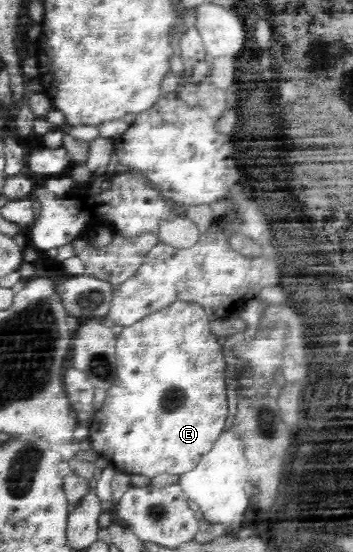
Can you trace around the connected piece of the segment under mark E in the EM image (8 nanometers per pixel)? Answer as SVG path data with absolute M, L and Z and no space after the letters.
M174 301L171 305L158 309L155 313L150 313L142 317L139 321L125 326L122 333L116 337L115 360L117 360L117 377L113 385L107 389L107 397L103 406L96 410L89 427L89 434L86 440L86 446L92 448L100 456L108 459L116 468L116 471L125 472L127 475L141 474L153 478L162 473L175 474L180 476L187 473L197 465L204 453L209 451L210 445L219 437L219 433L225 429L228 412L228 396L226 384L226 361L221 345L217 342L217 337L211 328L209 328L208 315L206 311L193 302Z

